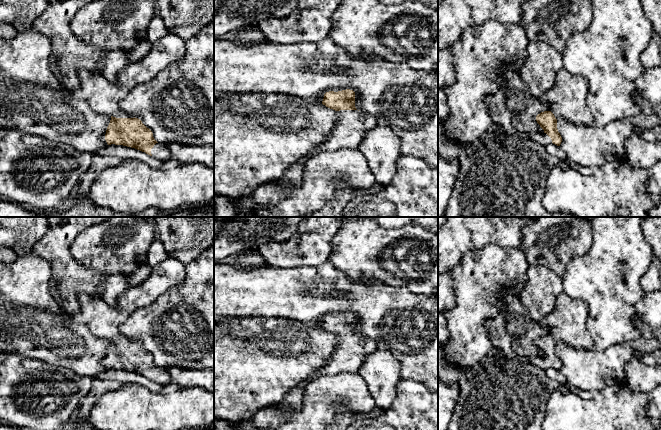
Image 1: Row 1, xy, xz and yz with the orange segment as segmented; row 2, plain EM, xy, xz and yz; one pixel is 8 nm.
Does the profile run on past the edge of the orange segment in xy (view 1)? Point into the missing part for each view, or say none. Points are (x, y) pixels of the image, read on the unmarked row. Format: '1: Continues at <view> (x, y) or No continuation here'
1: Continues at xy (103, 320)

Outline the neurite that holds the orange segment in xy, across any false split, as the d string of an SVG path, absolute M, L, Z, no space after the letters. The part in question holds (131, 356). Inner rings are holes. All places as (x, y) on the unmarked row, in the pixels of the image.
M168 257L152 267L151 275L145 282L128 288L115 305L109 305L98 295L78 296L80 310L72 319L86 325L93 335L111 340L105 358L108 369L135 372L163 385L171 383L168 368L158 367L152 355L140 343L124 336L119 327L134 311L151 304L159 296L181 284L185 275L185 265Z

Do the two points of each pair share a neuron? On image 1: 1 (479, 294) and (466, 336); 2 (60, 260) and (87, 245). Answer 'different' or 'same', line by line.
1: same
2: different

